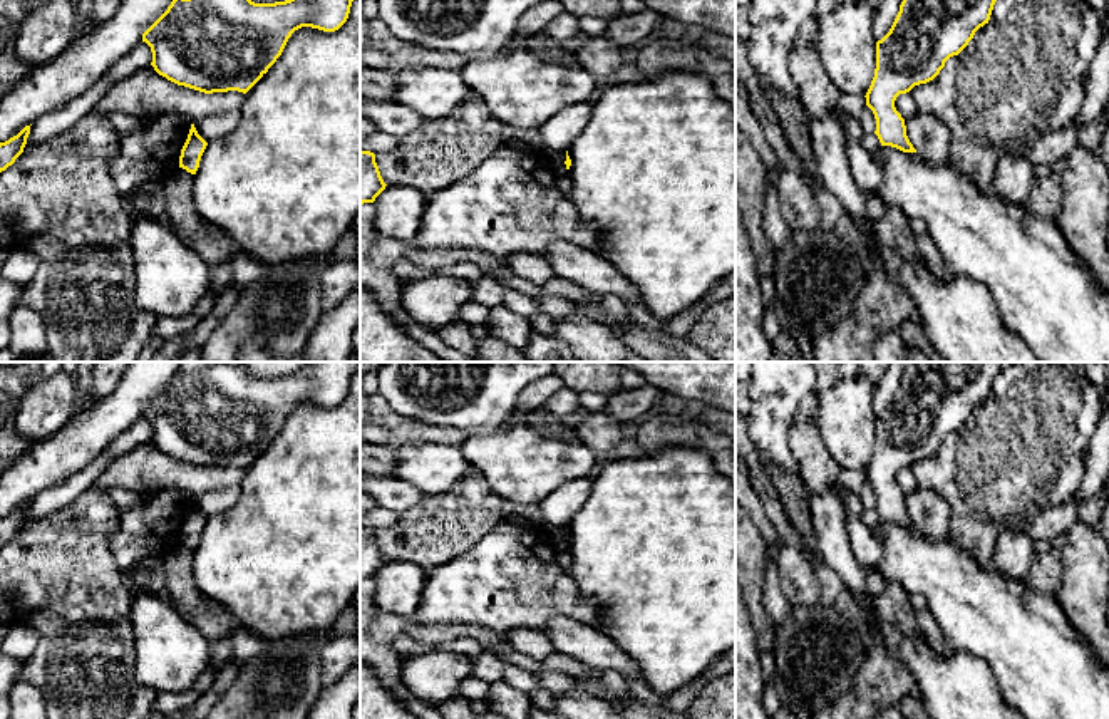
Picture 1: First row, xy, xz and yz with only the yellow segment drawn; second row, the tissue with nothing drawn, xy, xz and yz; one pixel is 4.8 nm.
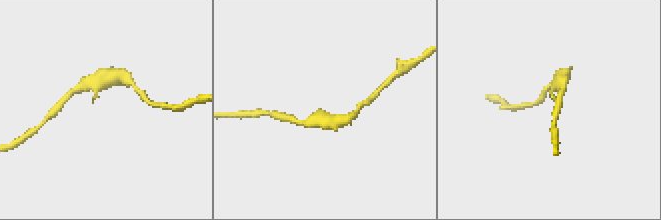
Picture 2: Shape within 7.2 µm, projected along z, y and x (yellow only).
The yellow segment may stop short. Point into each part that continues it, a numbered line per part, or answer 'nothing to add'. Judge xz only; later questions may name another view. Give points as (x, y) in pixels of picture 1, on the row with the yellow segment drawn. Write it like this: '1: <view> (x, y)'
nothing to add

